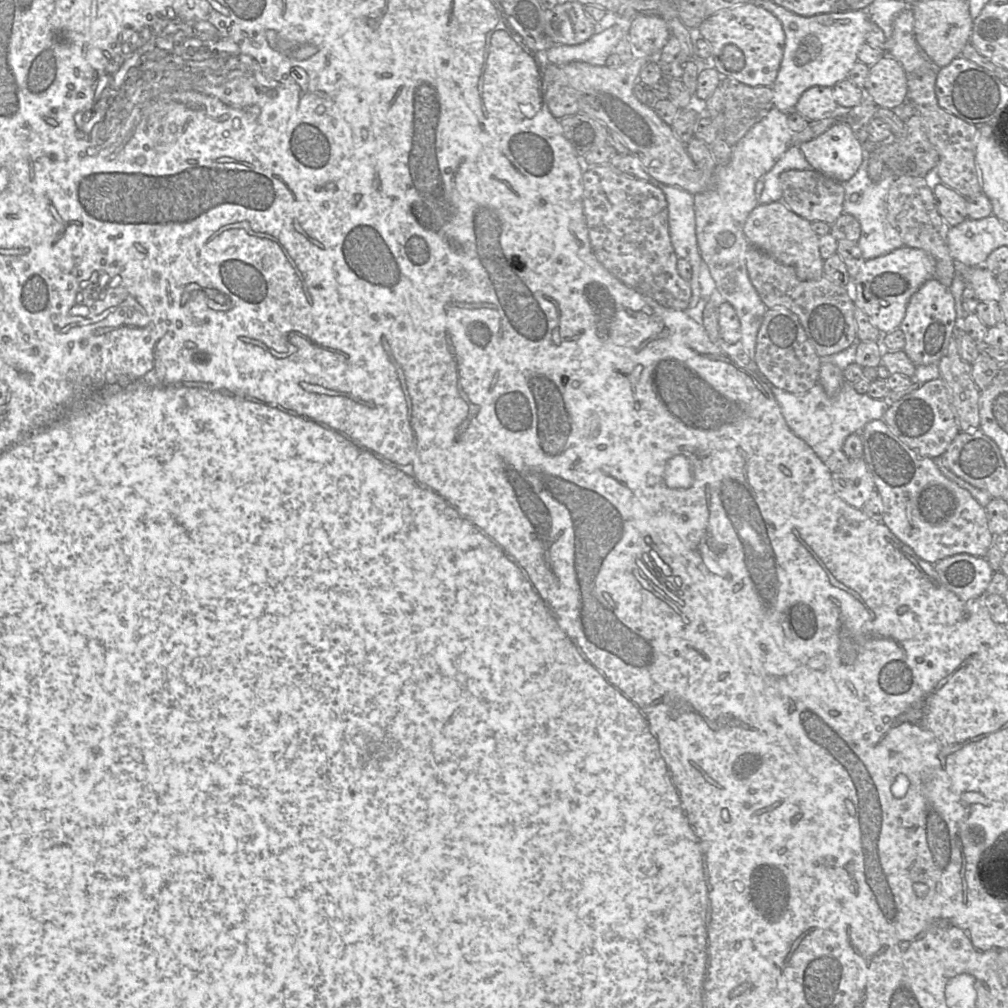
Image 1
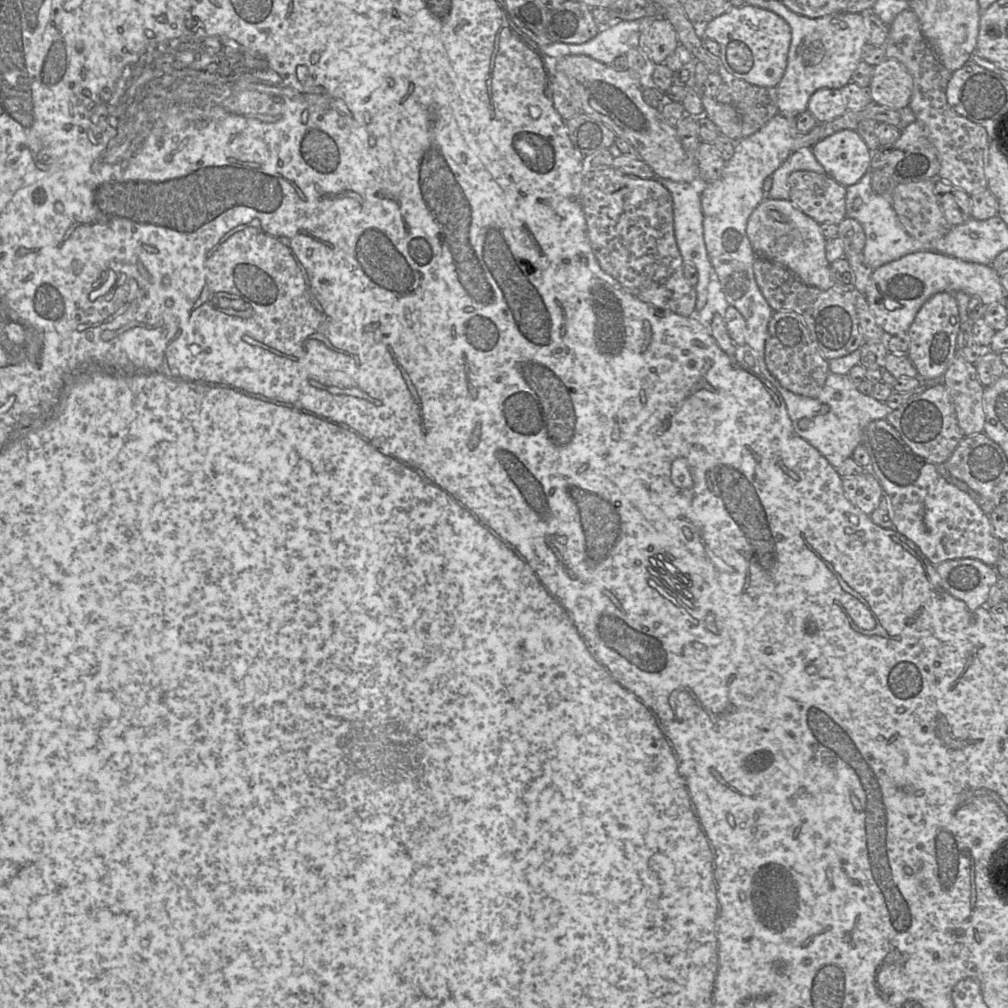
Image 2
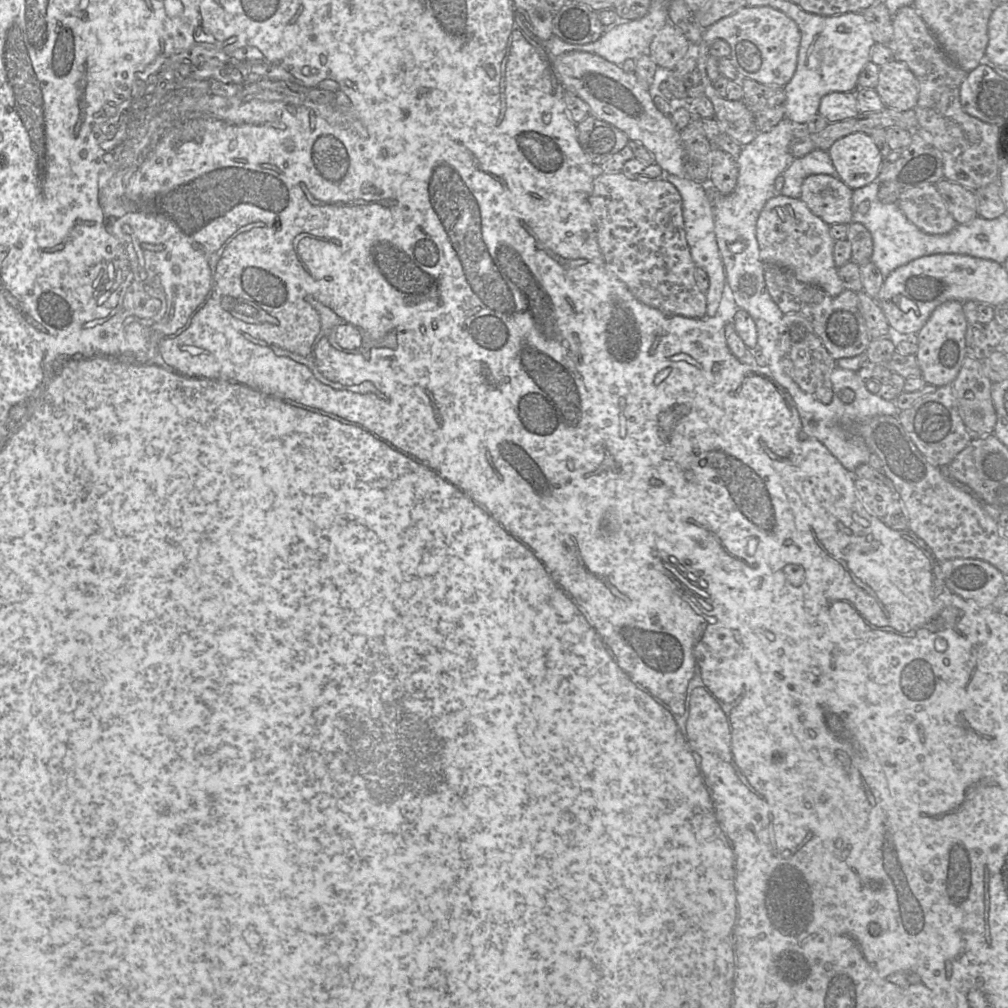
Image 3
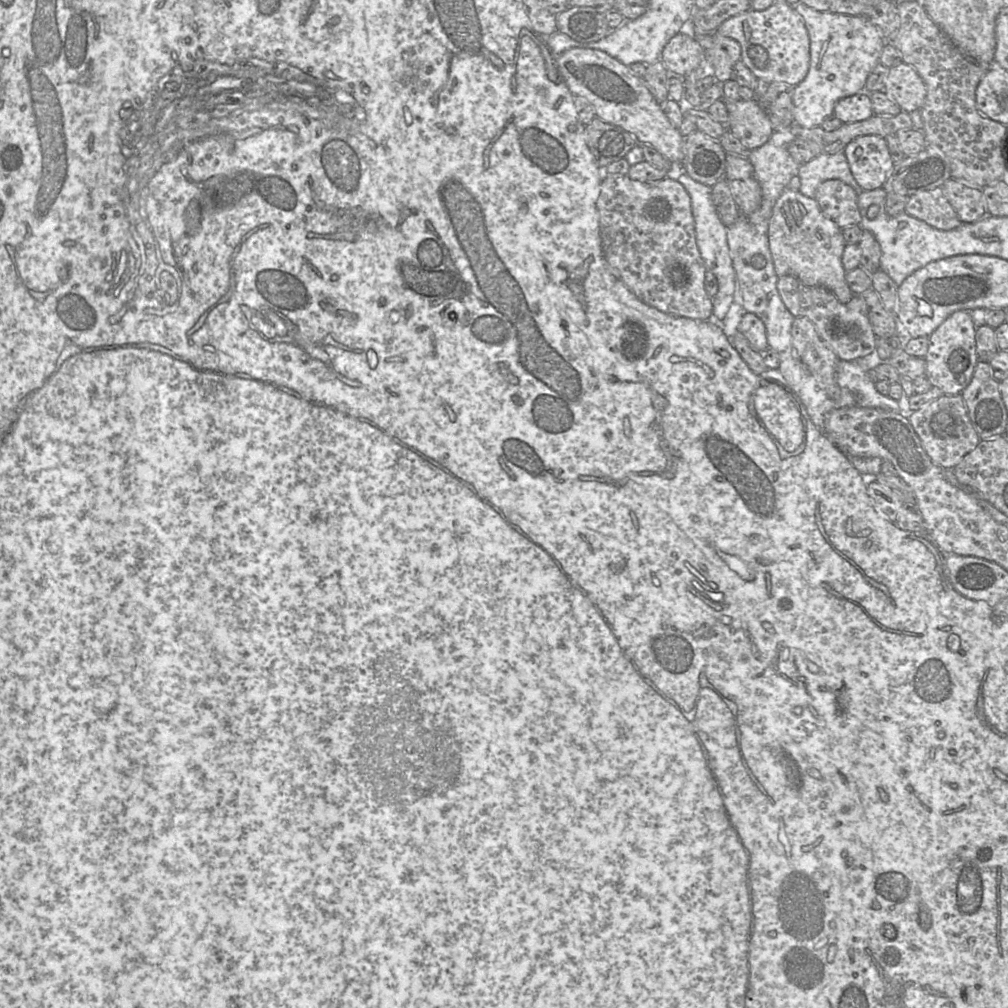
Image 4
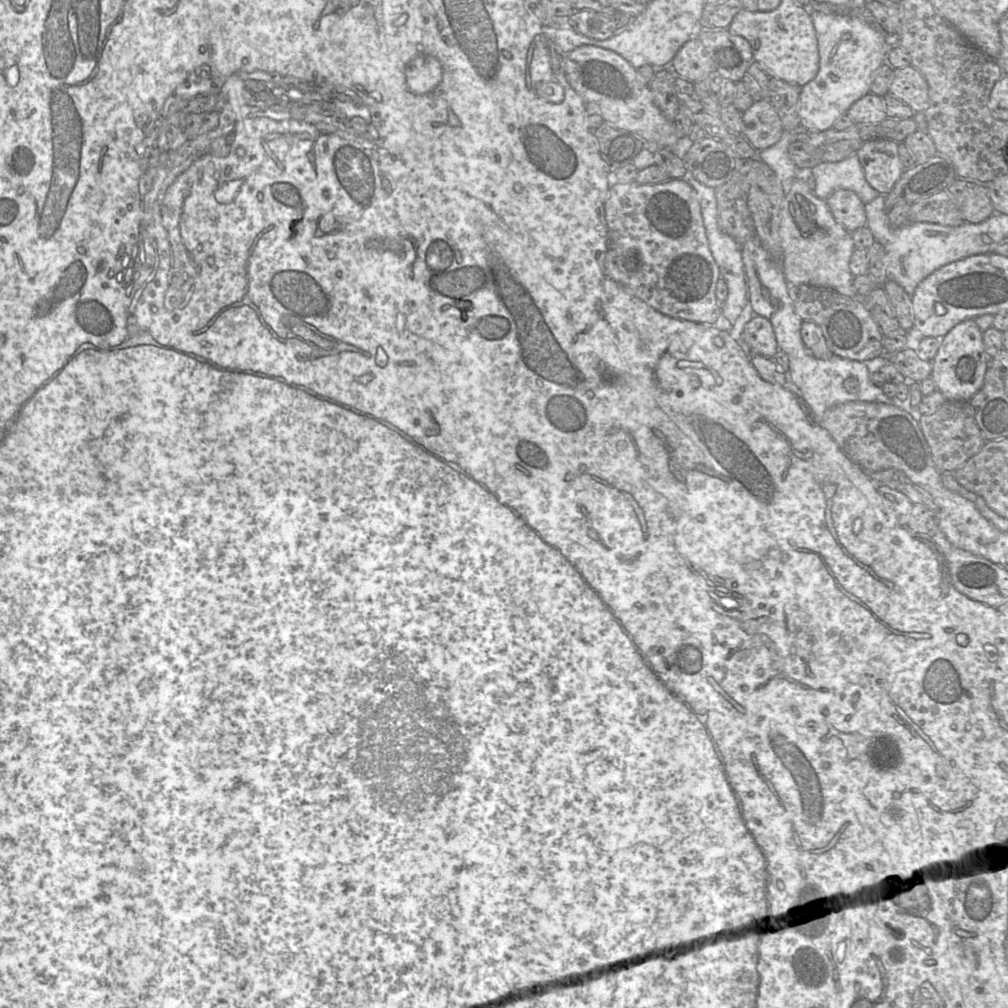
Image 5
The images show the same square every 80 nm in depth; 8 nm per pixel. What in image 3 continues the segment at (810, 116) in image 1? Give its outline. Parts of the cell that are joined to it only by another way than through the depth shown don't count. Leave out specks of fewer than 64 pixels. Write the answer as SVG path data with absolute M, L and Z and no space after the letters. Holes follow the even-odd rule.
M854 91L831 92L822 97L818 114L830 123L857 117L857 99Z

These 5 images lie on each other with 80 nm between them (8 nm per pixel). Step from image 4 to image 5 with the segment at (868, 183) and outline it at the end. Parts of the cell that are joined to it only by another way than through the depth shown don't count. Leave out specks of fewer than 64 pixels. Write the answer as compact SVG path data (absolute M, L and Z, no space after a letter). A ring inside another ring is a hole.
M872 139L856 152L865 178L880 194L888 194L904 172L898 154L899 143L887 139Z

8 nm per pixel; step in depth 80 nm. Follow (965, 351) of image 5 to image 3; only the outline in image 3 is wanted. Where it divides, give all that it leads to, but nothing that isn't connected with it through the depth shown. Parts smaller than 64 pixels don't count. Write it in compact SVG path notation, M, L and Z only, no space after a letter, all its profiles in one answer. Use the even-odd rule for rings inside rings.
M947 301L935 308L925 325L916 334L918 350L915 354L921 369L921 378L936 387L951 385L957 377L966 358L965 334L968 322L962 303Z

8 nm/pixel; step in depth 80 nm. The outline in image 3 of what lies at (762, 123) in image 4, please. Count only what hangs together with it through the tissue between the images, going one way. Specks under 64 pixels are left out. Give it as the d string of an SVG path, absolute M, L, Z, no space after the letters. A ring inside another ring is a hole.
M707 85L707 98L713 104L715 116L723 134L733 138L741 146L752 142L760 133L751 112L742 101L729 101L718 97L712 85Z

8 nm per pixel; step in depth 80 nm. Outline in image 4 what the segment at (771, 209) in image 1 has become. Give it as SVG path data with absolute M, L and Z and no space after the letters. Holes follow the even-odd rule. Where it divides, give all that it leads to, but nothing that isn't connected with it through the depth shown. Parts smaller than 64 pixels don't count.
M786 189L773 206L767 236L778 277L791 275L807 286L822 286L842 303L852 299L854 294L846 282L846 270L842 264L847 244L842 229L822 213L814 198Z

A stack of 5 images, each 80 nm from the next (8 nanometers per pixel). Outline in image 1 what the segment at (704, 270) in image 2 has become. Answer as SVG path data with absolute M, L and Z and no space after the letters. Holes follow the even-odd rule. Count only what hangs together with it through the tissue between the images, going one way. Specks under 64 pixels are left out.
M654 180L654 183L655 183L655 187L659 188L663 192L663 194L665 195L666 201L667 201L668 234L669 234L669 239L670 239L672 248L673 248L674 252L676 253L676 255L678 256L678 258L684 258L692 266L692 278L690 280L692 296L691 296L691 300L690 300L690 303L689 303L688 307L694 308L697 305L697 303L699 302L699 300L700 300L700 294L701 294L701 281L700 281L701 266L706 267L708 272L710 272L707 264L705 263L705 261L703 260L703 258L702 258L702 256L700 254L698 243L697 243L696 226L695 226L694 195L687 192L687 191L685 191L685 190L683 190L683 189L681 189L681 188L679 188L679 187L666 185L666 184L663 184L663 183L657 181L657 180Z

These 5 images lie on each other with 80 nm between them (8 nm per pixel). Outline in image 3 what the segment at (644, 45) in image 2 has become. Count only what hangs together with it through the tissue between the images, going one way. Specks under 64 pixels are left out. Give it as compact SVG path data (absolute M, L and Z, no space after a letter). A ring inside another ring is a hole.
M667 23L653 38L648 55L659 67L674 70L687 54L691 42L680 28Z

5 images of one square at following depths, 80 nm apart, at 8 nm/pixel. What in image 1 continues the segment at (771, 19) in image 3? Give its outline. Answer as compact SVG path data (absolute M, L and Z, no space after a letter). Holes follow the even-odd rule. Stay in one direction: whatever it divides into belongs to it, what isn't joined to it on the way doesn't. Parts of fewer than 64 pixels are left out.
M754 1L722 9L706 17L698 34L712 48L711 63L721 75L752 87L772 87L777 77L785 47L785 33L780 20Z

